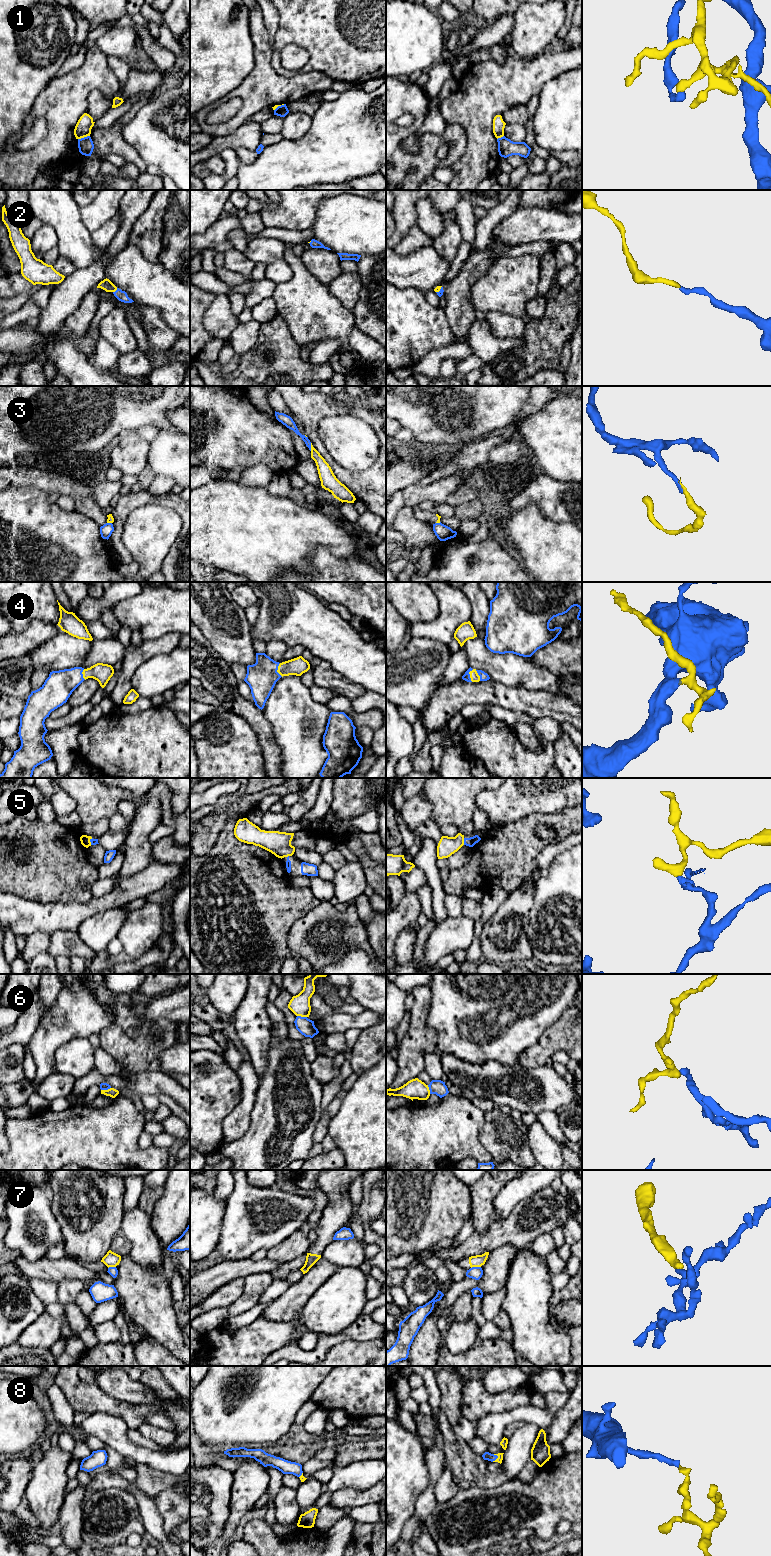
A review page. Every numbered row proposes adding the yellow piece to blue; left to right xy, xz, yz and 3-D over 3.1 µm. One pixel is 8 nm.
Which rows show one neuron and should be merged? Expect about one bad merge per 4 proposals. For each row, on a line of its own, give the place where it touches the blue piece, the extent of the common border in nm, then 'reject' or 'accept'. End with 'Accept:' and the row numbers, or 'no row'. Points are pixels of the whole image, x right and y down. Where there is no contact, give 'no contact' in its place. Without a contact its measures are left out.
1: contact xy (83, 138); length 100 nm; reject
2: contact xy (116, 290); length 50 nm; accept
3: contact xz (310, 447); length 60 nm; accept
4: contact xz (277, 669); length 110 nm; accept
5: contact yz (464, 841); length 60 nm; reject
6: contact xy (105, 1089); length 80 nm; reject
7: contact yz (475, 1267); length 80 nm; reject
8: contact yz (496, 1458); length 70 nm; accept
Accept: 2, 3, 4, 8

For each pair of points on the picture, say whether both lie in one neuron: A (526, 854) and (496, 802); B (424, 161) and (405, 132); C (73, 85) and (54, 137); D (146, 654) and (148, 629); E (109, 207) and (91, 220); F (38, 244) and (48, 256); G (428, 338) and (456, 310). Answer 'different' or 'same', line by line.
A: different
B: same
C: same
D: different
E: same
F: different
G: different

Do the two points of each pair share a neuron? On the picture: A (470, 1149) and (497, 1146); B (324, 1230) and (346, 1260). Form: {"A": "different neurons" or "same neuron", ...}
{"A": "different neurons", "B": "different neurons"}

